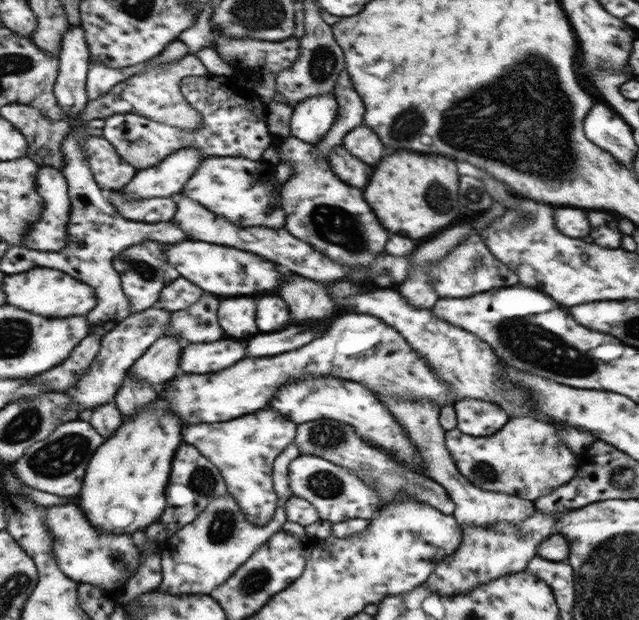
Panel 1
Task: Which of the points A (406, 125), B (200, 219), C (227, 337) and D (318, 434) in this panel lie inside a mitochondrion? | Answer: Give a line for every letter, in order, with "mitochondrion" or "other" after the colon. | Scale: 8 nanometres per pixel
A: mitochondrion
B: mitochondrion
C: other
D: mitochondrion

